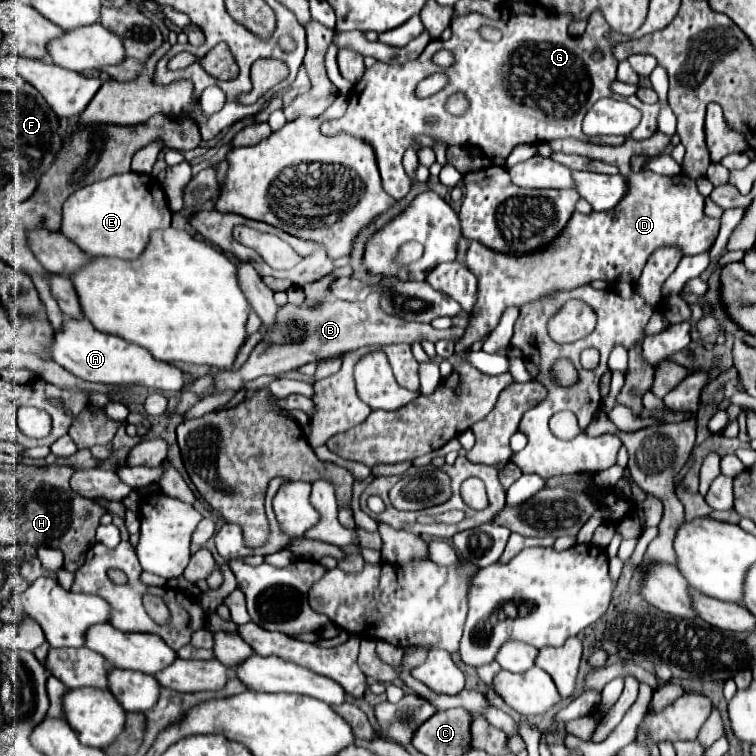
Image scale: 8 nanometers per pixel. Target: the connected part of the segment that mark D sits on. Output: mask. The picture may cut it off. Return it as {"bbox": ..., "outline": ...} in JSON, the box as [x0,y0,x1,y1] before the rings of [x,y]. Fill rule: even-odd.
{"bbox":[456,139,716,354],"outline":[[[558,139],[552,143],[554,151],[578,153],[618,165],[620,173],[630,179],[630,195],[626,195],[626,199],[622,199],[622,203],[618,203],[614,211],[572,215],[570,227],[566,227],[562,239],[556,239],[556,247],[550,247],[550,251],[540,251],[538,255],[530,255],[530,259],[496,255],[488,247],[472,241],[466,251],[466,265],[470,267],[470,271],[474,271],[474,275],[478,275],[478,315],[472,315],[466,329],[466,339],[456,343],[456,354],[462,353],[474,341],[484,339],[496,327],[508,307],[522,307],[552,291],[576,289],[596,279],[610,283],[620,279],[636,281],[648,257],[666,243],[678,245],[684,256],[698,255],[712,247],[716,237],[716,219],[704,213],[706,199],[698,193],[696,181],[684,173],[664,177],[652,171],[630,171],[628,147],[632,147],[632,143],[636,141],[628,139],[620,147],[574,143],[574,139]]]}

